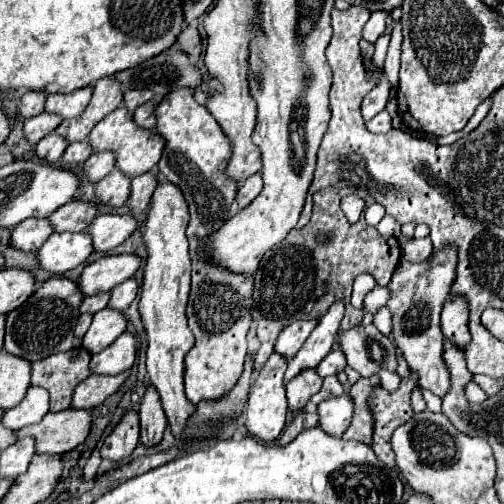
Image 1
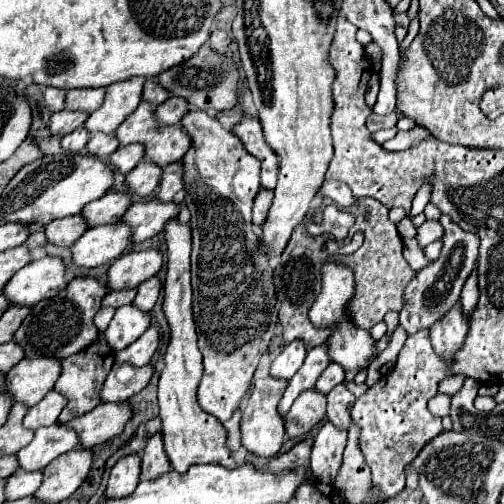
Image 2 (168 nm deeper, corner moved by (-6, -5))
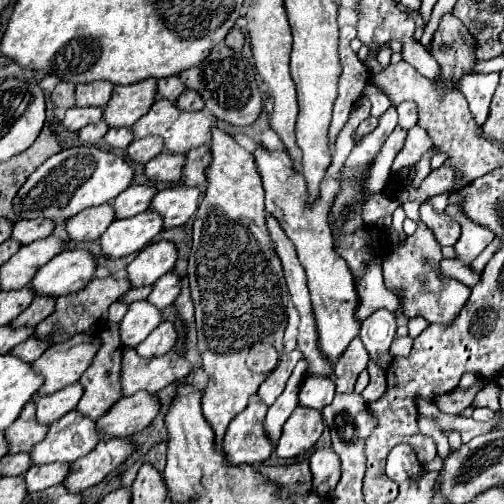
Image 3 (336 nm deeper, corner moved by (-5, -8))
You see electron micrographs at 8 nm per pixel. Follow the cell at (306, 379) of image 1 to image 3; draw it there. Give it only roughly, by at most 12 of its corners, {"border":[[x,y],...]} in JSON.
{"border":[[297,406],[283,424],[277,456],[299,456],[323,432],[321,412]]}

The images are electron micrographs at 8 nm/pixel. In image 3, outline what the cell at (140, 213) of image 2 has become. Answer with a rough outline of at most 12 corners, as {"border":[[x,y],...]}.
{"border":[[167,188],[149,204],[163,228],[181,226],[199,206],[199,188]]}

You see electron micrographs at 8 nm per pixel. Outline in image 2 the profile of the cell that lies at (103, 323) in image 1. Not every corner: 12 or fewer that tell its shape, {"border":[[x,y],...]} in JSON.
{"border":[[134,305],[116,309],[104,331],[122,351],[150,327],[150,313]]}

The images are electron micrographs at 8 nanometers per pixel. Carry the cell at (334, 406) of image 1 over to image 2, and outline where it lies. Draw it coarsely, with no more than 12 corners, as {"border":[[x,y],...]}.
{"border":[[326,421],[314,439],[310,467],[332,485],[340,469],[346,431]]}

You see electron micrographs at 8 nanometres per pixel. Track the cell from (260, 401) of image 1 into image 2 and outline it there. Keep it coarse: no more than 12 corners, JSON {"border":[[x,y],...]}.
{"border":[[258,379],[242,411],[240,443],[258,457],[278,455],[282,379]]}

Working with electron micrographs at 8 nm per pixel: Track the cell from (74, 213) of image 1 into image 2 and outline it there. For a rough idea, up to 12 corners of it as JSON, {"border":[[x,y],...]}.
{"border":[[108,191],[88,203],[82,215],[90,227],[120,221],[130,205],[128,193]]}

